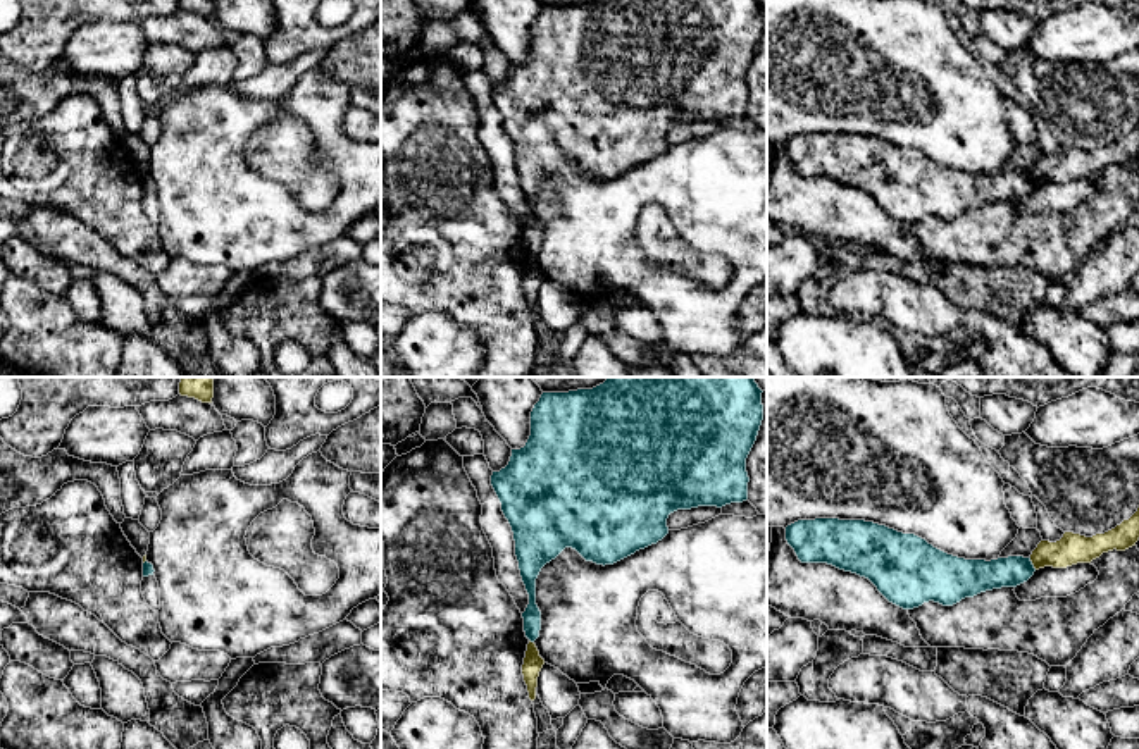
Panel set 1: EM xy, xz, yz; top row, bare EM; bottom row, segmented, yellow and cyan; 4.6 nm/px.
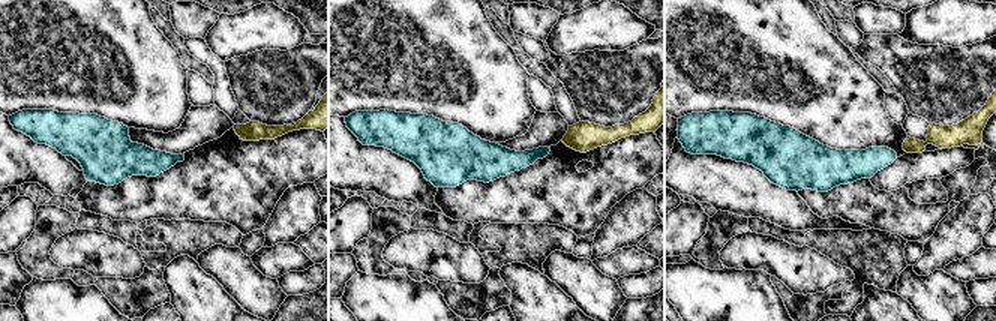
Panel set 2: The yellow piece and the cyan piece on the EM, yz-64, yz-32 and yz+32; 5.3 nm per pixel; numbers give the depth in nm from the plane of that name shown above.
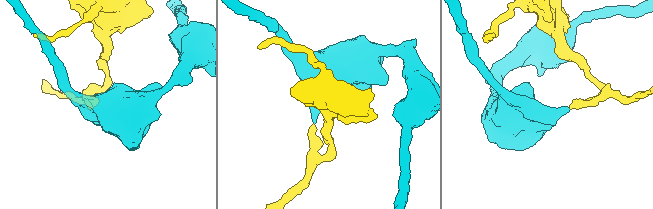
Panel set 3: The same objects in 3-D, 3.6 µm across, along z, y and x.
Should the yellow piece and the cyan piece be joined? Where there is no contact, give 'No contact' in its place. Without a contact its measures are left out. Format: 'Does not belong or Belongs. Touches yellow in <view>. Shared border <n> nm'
Does not belong. Touches yellow in yz. Shared border 70 nm

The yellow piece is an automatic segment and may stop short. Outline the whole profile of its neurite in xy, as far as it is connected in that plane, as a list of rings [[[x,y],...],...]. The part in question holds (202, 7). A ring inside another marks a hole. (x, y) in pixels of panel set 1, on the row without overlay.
[[[179,0],[179,9],[195,12],[202,17],[212,17],[214,0]]]

